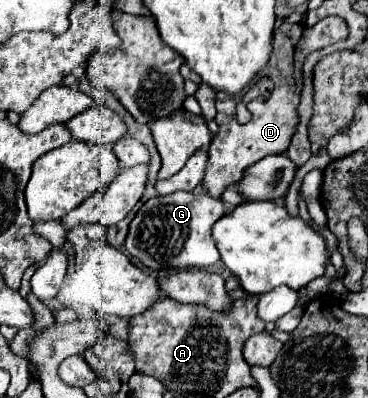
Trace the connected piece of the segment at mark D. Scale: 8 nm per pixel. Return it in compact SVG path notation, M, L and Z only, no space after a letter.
M327 16L319 20L315 26L305 26L301 22L299 24L283 22L273 34L273 56L267 68L261 72L261 76L267 76L273 80L275 90L271 92L267 102L251 104L253 118L247 124L239 124L235 116L235 108L241 100L241 94L229 96L225 92L217 92L215 120L219 124L219 132L215 134L209 146L209 166L203 178L203 184L209 196L219 198L227 186L235 184L241 178L247 166L259 162L261 158L269 154L283 154L289 148L297 122L299 122L297 108L299 108L299 96L303 90L303 60L315 50L321 50L339 40L345 40L347 32L349 32L347 22L339 16Z

